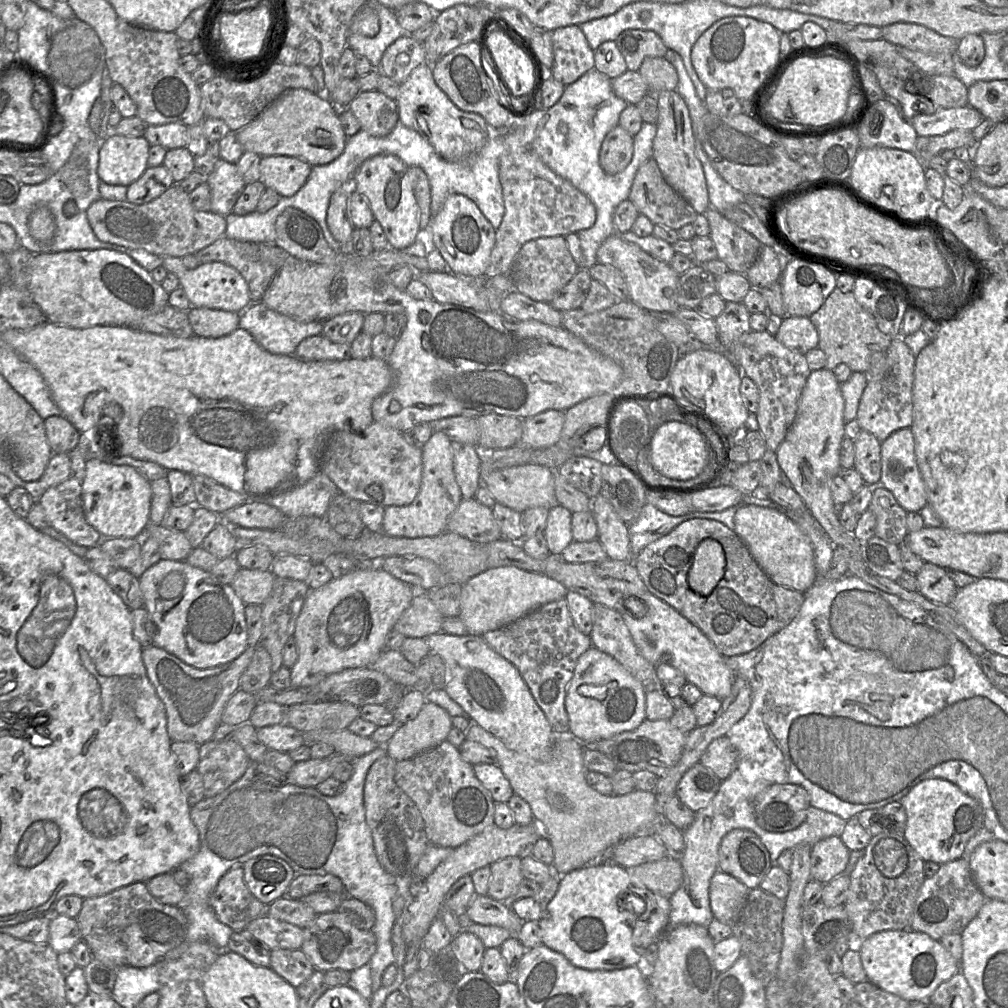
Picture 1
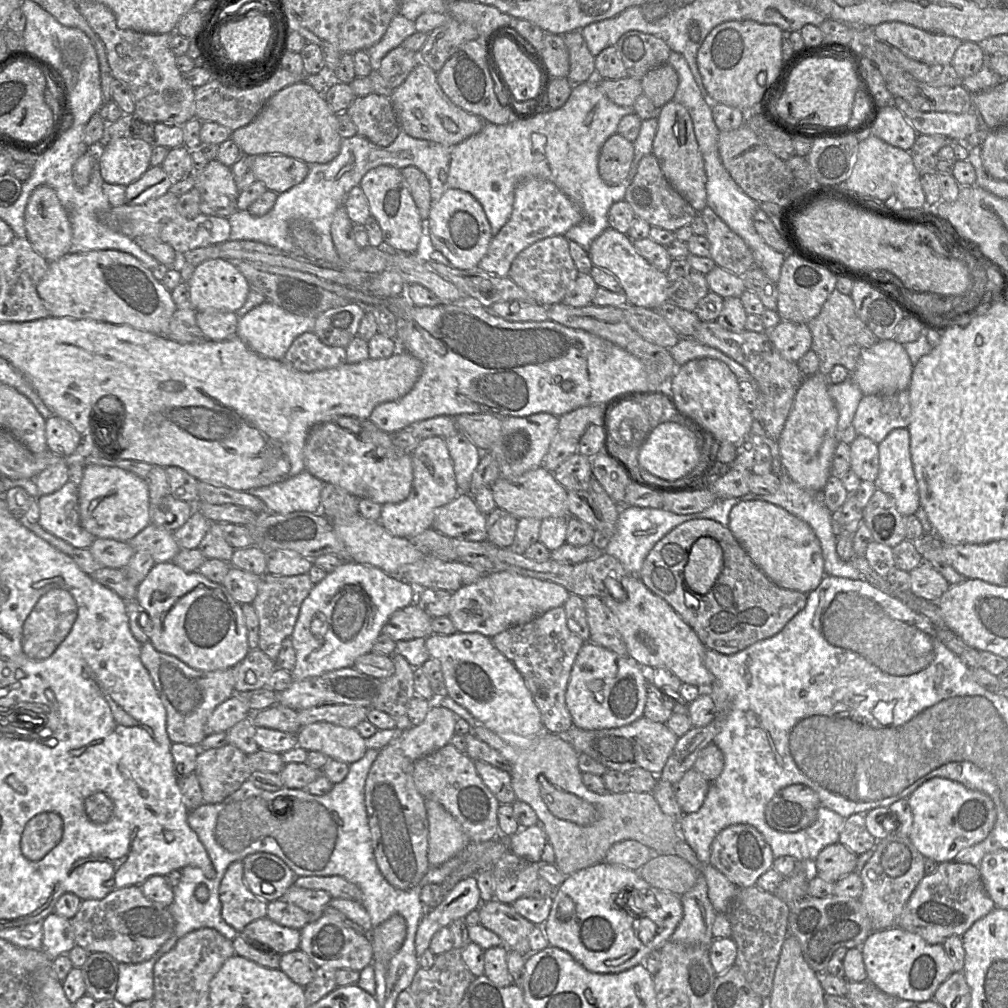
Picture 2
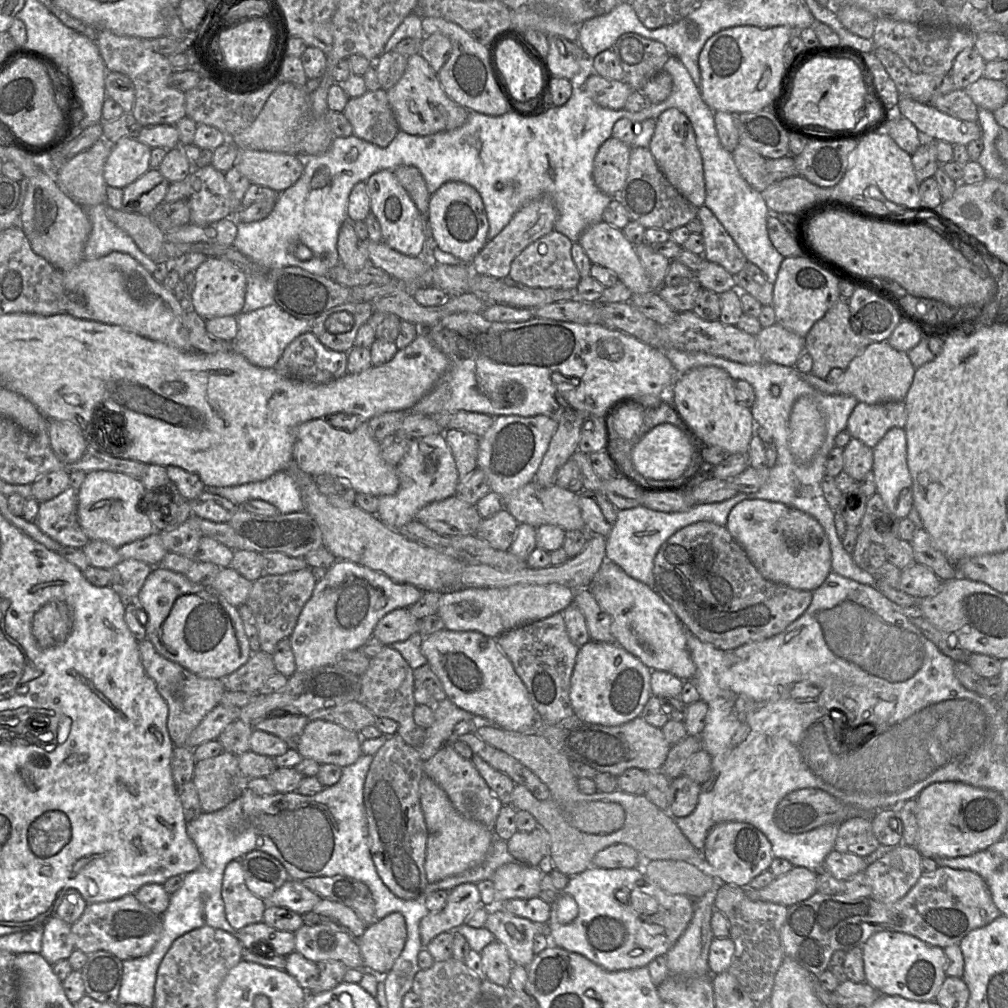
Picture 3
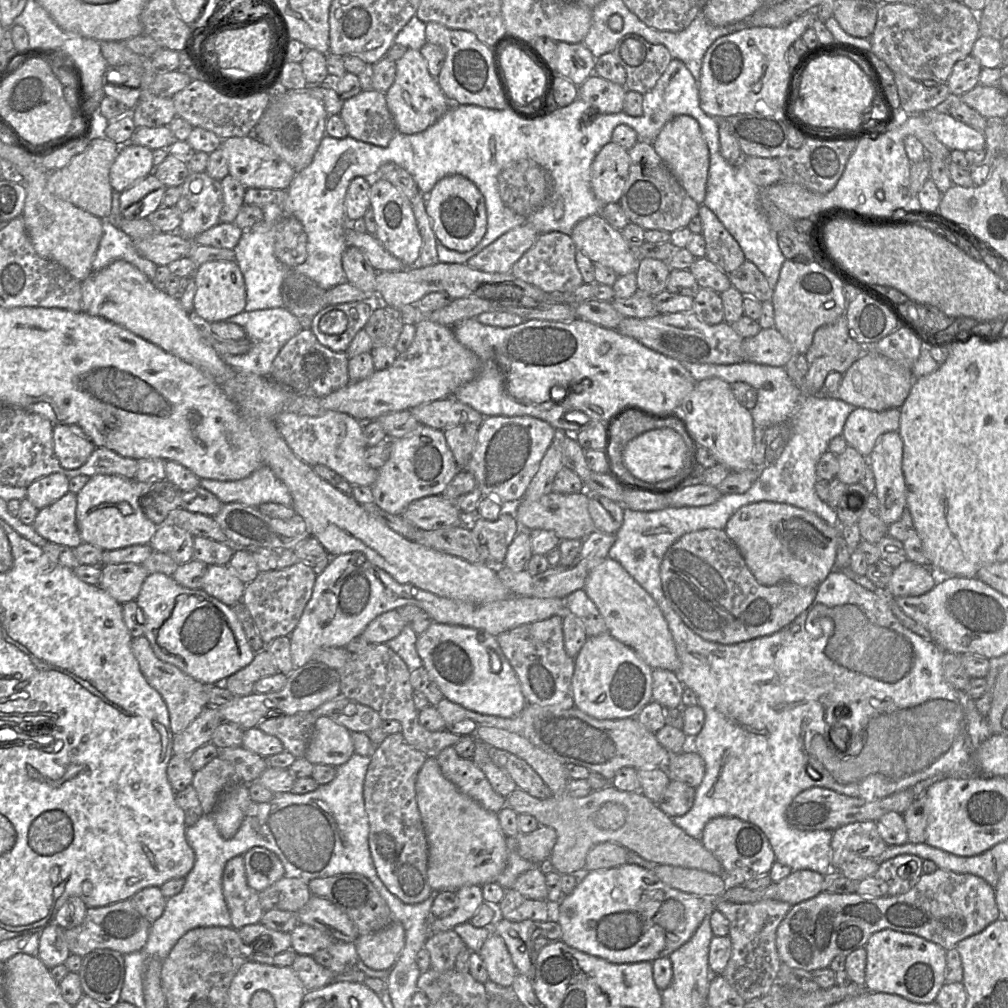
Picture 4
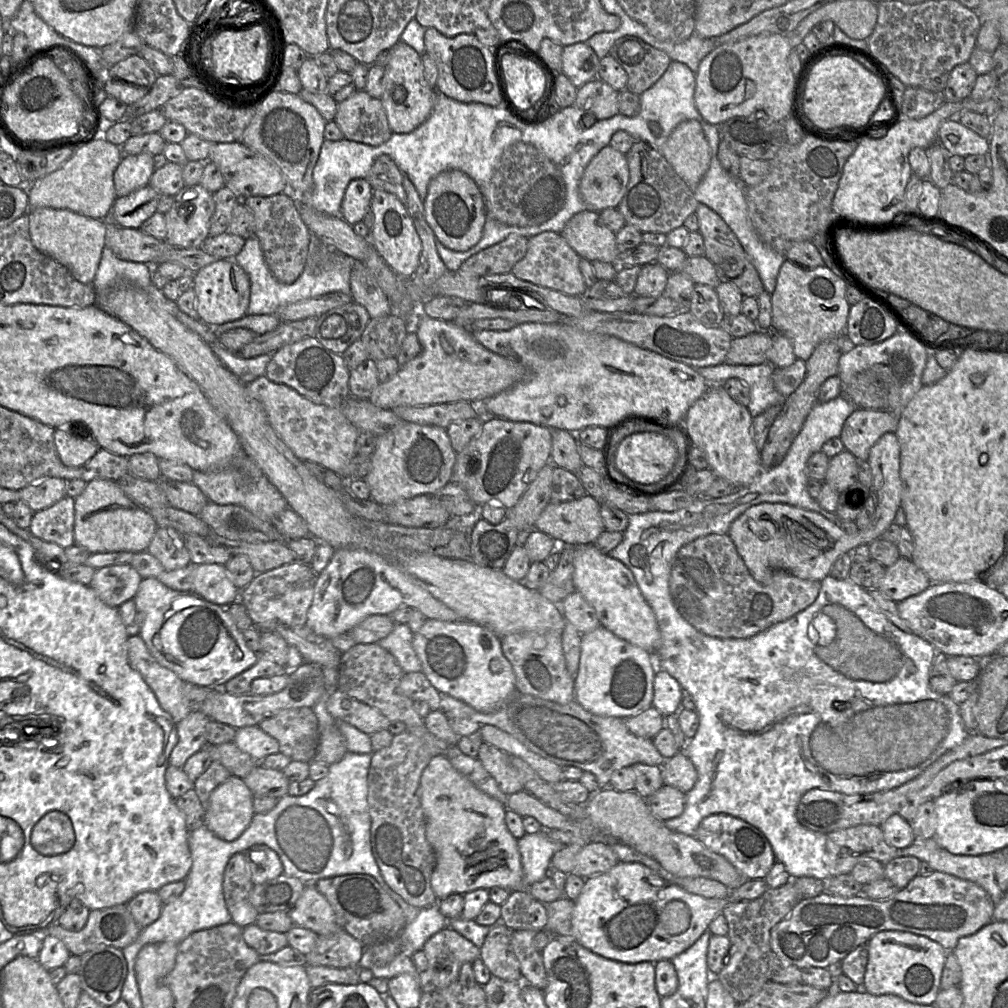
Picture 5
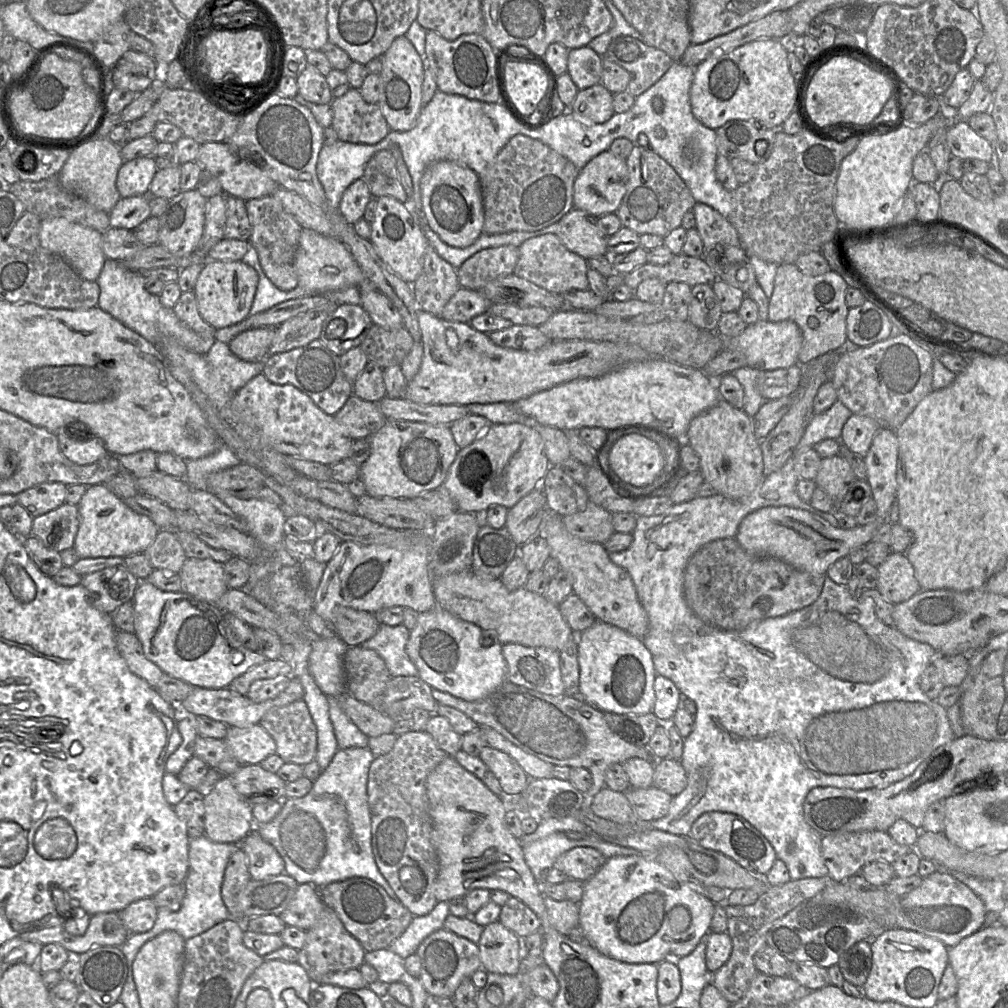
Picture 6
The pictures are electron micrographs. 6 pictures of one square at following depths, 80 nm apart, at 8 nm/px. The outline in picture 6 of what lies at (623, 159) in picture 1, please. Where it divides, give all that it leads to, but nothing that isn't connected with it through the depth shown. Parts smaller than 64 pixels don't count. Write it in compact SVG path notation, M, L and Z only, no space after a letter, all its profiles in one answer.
M609 150L593 157L578 173L573 186L573 206L596 217L616 213L627 190L629 180L625 160Z

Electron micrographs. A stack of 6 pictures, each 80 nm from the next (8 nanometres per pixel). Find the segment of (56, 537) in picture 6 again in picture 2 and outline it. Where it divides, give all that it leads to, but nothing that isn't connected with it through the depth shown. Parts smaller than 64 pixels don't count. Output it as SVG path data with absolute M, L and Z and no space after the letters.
M71 481L59 490L40 495L38 523L48 532L76 548L89 548L95 537L81 524L78 486Z

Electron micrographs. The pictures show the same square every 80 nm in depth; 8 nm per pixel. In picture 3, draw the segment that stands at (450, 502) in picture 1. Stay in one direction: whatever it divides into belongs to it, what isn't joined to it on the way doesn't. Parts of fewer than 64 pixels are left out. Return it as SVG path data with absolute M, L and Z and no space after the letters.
M441 433L411 439L408 451L396 465L396 472L399 478L397 492L393 495L377 497L378 518L394 530L415 520L418 511L427 504L453 496L459 483L455 460Z

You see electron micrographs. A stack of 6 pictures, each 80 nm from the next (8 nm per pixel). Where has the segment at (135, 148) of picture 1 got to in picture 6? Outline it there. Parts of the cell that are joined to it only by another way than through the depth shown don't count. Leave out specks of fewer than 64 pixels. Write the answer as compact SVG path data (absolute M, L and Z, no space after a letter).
M140 157L124 162L118 170L116 188L121 198L147 195L157 171L154 157Z

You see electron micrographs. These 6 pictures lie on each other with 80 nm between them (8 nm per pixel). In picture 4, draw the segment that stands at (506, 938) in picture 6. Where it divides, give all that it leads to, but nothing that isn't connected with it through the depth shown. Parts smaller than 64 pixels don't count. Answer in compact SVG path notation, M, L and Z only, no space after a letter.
M494 931L479 951L489 980L503 987L512 986L518 971L503 938Z

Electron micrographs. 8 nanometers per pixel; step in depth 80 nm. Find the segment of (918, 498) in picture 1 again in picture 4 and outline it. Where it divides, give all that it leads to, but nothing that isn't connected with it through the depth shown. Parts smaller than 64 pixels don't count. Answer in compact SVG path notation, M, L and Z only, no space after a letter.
M882 434L867 459L875 478L874 493L879 501L881 519L890 525L900 520L906 507L903 441L900 434Z

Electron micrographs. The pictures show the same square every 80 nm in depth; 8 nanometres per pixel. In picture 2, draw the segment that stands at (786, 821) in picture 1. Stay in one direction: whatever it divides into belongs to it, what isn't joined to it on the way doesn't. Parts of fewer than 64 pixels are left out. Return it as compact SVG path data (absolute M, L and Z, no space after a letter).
M806 785L780 789L765 807L767 824L782 832L797 832L810 826L821 807L817 793Z

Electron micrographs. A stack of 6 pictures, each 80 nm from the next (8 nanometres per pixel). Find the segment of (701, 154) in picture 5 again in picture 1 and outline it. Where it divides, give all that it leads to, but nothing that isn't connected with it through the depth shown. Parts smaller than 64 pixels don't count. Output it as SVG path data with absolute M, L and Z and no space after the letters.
M676 90L656 94L658 105L657 133L653 140L652 158L666 182L678 192L698 214L709 207L706 179L702 164L695 155L695 136L688 107Z

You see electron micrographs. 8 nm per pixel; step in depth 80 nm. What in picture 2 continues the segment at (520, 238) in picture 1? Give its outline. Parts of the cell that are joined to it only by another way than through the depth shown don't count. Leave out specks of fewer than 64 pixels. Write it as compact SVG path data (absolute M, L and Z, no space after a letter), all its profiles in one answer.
M526 177L515 188L515 199L509 220L493 236L477 268L490 275L506 277L512 261L522 250L541 239L565 235L571 227L583 220L580 209L554 183L541 178Z

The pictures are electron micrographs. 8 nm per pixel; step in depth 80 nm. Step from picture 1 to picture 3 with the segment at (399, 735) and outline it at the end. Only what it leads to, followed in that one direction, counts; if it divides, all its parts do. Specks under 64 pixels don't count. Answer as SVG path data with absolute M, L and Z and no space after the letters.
M447 697L434 705L434 722L426 729L424 743L415 748L423 761L432 757L449 738L454 735L453 729L459 721L470 721L477 727L496 726L491 721L471 714L458 707Z

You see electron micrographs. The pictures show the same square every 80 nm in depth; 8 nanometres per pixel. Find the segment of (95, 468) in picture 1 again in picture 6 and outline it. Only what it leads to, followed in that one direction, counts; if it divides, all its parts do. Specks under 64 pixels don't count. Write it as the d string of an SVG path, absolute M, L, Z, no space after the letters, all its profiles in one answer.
M104 484L87 487L77 508L79 527L73 548L80 558L126 558L143 553L154 542L160 531L149 517L133 511L122 498L111 492Z

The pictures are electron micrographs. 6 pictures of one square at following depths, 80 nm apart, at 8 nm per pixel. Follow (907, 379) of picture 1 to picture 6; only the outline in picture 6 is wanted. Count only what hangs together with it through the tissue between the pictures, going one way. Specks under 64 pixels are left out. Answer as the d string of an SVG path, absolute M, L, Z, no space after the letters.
M853 414L843 426L840 442L853 453L865 457L875 434L881 428L873 418Z

